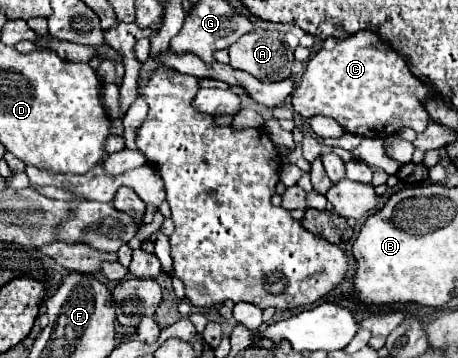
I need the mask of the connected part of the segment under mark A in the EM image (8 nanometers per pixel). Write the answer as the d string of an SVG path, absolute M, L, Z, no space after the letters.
M264 30L264 32L248 32L240 36L230 48L230 66L236 70L244 70L258 78L260 82L282 82L292 76L294 54L284 39L284 32Z

